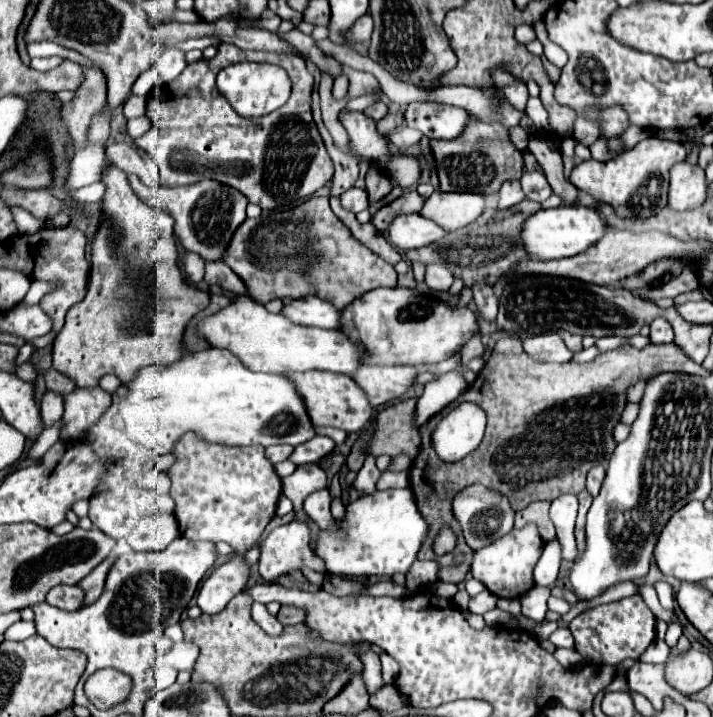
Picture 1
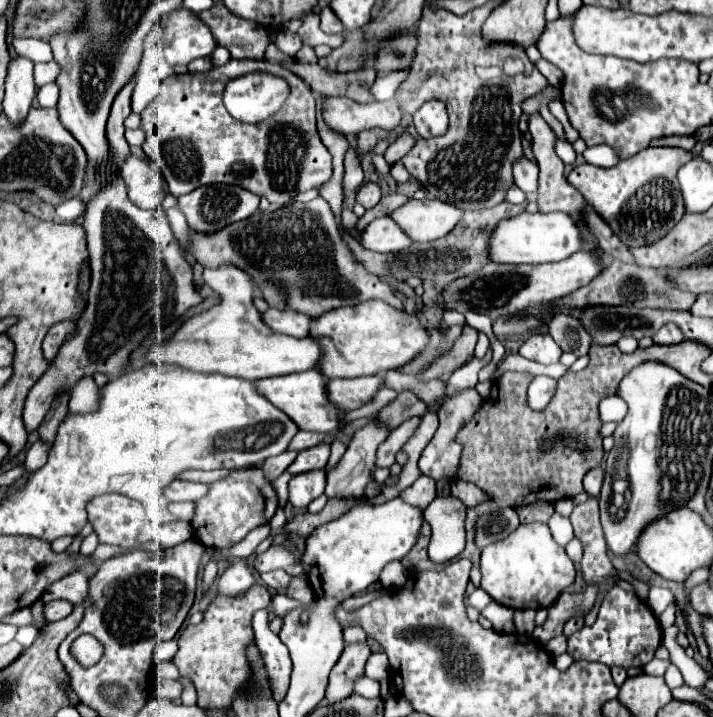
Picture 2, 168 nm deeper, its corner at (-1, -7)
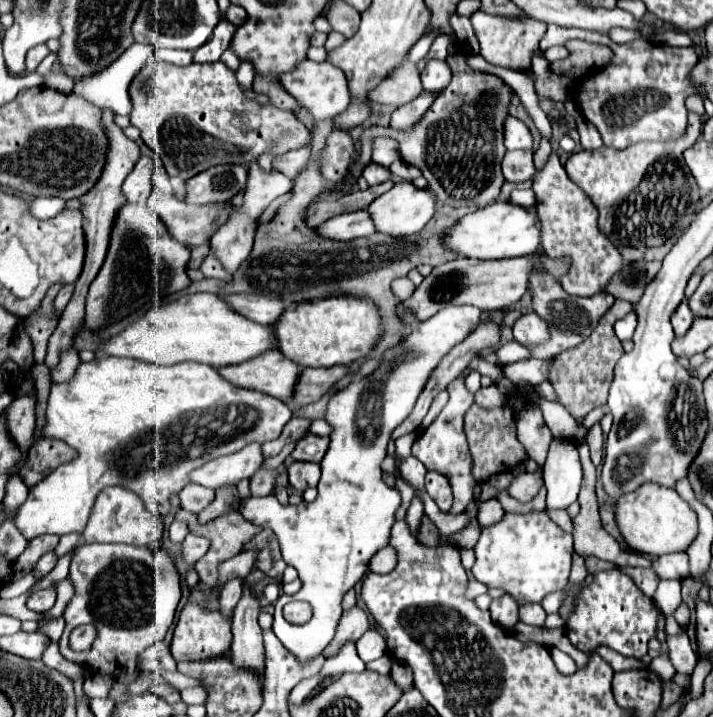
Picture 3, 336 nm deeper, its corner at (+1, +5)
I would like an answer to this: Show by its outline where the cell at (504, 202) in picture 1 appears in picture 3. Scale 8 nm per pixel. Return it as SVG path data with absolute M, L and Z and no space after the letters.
M507 150L503 156L503 176L509 182L523 182L533 178L535 166L533 166L533 152L525 150Z

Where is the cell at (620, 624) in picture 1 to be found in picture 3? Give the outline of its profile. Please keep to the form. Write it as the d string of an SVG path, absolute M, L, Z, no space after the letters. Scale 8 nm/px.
M613 568L595 572L593 582L577 594L565 630L569 640L583 652L591 652L597 646L609 646L623 656L643 658L647 654L647 642L657 636L657 620L659 610L653 598L645 596L631 576Z

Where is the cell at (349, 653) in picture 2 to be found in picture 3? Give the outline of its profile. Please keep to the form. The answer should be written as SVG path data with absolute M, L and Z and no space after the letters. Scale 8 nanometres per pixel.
M353 606L349 610L343 610L343 616L337 624L337 632L335 638L331 640L331 644L325 648L325 658L331 658L337 654L337 650L347 642L347 640L359 640L365 632L369 630L369 622L367 622L367 614L363 612L363 608Z

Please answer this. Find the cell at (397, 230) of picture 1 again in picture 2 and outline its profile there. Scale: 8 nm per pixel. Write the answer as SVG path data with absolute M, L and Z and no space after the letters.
M389 216L373 220L361 236L361 244L373 252L399 252L411 248L413 240Z

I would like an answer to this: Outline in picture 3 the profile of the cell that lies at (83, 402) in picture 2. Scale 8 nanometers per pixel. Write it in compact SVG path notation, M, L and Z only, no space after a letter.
M67 348L65 352L61 352L61 362L57 364L57 368L51 370L51 378L53 382L67 382L73 378L77 366L79 366L79 356L75 348Z

